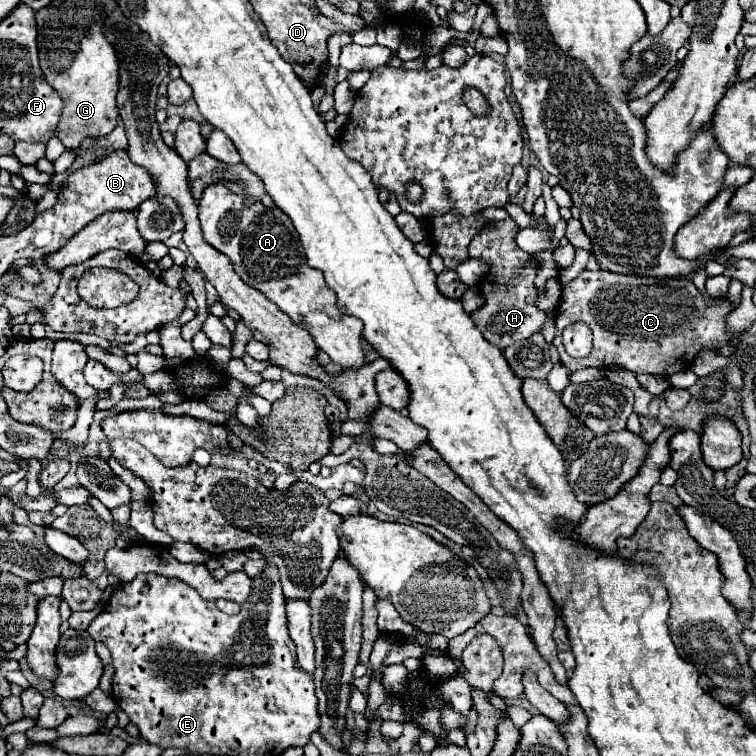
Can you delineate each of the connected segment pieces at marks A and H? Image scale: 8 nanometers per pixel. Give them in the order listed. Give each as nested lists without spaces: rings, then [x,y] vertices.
[[[209,184],[199,202],[199,220],[205,240],[231,258],[241,280],[261,290],[297,326],[305,326],[313,334],[319,350],[343,370],[359,370],[365,366],[365,350],[361,346],[363,322],[337,308],[335,292],[325,284],[323,274],[307,264],[299,234],[287,214],[279,208],[265,208],[255,198],[233,194],[223,184]]]
[[[509,216],[505,220],[489,222],[469,244],[469,258],[477,258],[485,262],[489,268],[503,268],[503,282],[499,284],[499,276],[495,276],[489,284],[481,286],[481,294],[485,298],[485,304],[471,312],[471,318],[475,326],[481,330],[481,334],[495,346],[505,348],[519,340],[525,340],[537,332],[543,330],[547,314],[537,308],[537,288],[533,284],[535,276],[539,274],[539,262],[535,256],[523,252],[515,244],[515,234],[519,232],[517,222]]]

